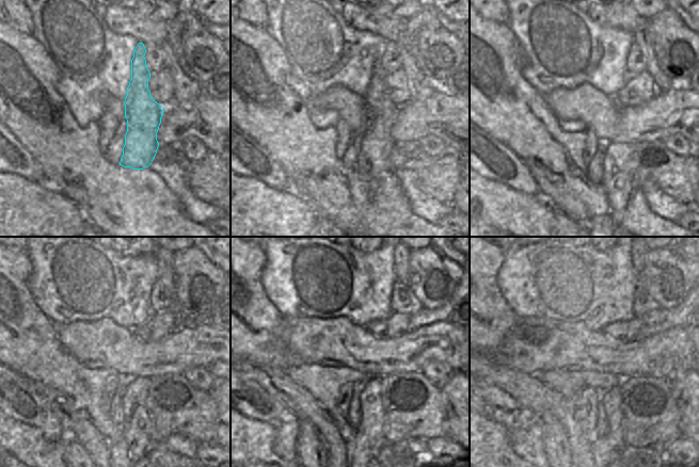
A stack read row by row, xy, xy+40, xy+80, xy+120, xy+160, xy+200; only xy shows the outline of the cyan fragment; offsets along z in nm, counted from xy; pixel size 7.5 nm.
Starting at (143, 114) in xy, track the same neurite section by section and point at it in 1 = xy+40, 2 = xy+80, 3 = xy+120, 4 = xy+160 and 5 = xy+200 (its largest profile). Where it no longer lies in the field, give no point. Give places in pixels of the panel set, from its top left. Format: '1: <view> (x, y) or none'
1: xy+40 (374, 161)
2: xy+80 (618, 181)
3: xy+120 (134, 441)
4: xy+160 (368, 439)
5: xy+200 (605, 449)

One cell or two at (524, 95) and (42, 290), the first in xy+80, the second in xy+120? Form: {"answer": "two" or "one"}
{"answer": "two"}

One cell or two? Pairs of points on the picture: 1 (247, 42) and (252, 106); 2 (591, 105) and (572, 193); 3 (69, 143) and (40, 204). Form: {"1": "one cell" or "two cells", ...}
{"1": "one cell", "2": "two cells", "3": "two cells"}

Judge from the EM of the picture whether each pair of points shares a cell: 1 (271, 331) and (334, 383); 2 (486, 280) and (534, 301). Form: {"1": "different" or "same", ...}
{"1": "same", "2": "different"}

